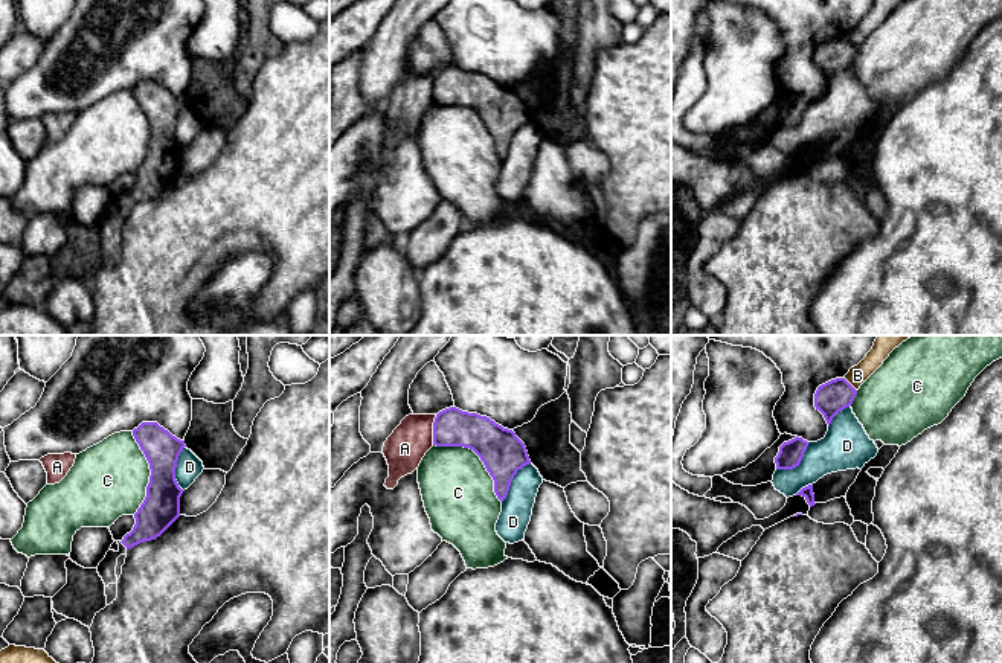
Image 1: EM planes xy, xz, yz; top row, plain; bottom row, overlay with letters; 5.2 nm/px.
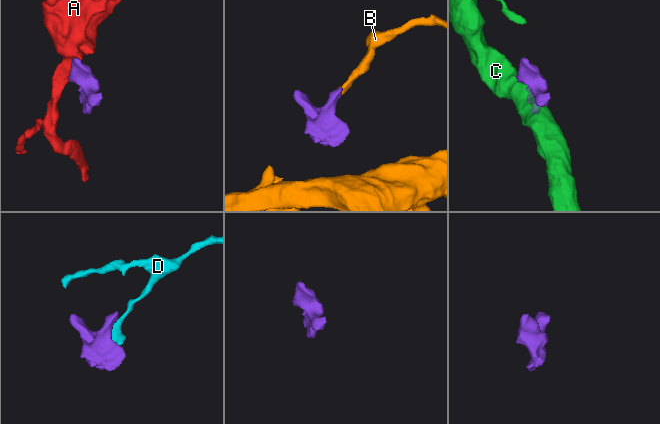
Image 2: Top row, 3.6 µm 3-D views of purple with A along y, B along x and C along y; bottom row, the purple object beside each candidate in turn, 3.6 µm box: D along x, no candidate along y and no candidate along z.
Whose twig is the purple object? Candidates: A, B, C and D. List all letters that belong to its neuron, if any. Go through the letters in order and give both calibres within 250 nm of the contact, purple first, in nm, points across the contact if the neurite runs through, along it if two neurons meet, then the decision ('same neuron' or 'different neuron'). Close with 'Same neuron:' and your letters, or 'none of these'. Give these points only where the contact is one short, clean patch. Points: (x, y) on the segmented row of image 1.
A: 200 nm thick on the purple side, 220 nm on the other; different neuron
B: 170 nm thick on the purple side, 100 nm on the other; border along yz (844, 377), (856, 390); different neuron
C: 220 nm thick on the purple side, 380 nm on the other; different neuron
D: 130 nm thick on the purple side, 220 nm on the other; different neuron
Same neuron: none of these

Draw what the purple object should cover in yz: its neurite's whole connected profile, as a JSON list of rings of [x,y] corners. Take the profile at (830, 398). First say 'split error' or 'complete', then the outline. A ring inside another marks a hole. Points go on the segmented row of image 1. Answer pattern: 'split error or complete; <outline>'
complete; [[[836,378],[817,387],[814,407],[824,415],[830,427],[833,418],[849,407],[856,395],[857,390],[845,378]]]

